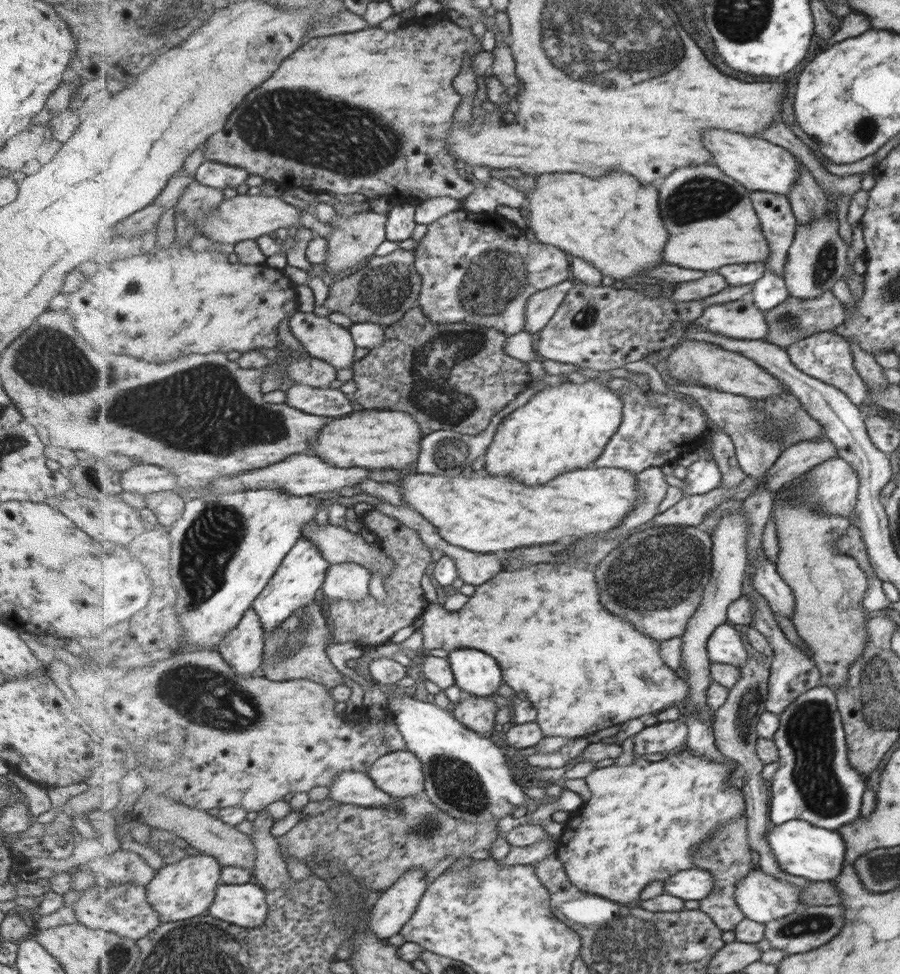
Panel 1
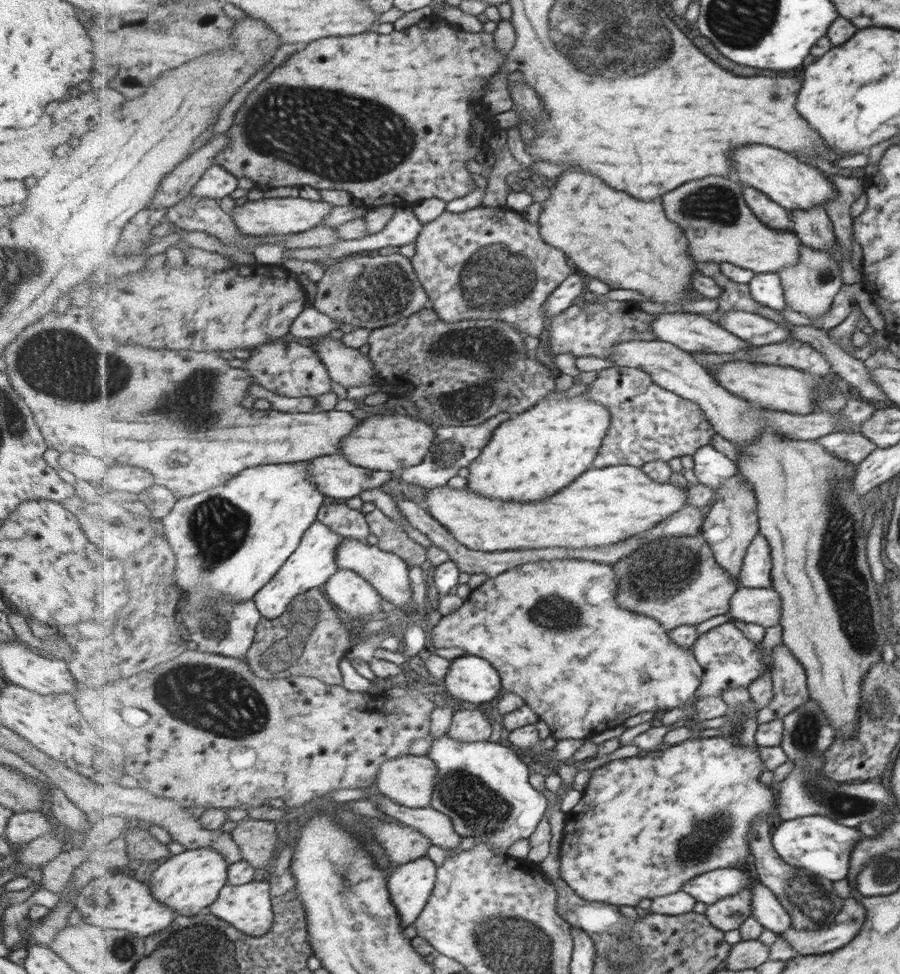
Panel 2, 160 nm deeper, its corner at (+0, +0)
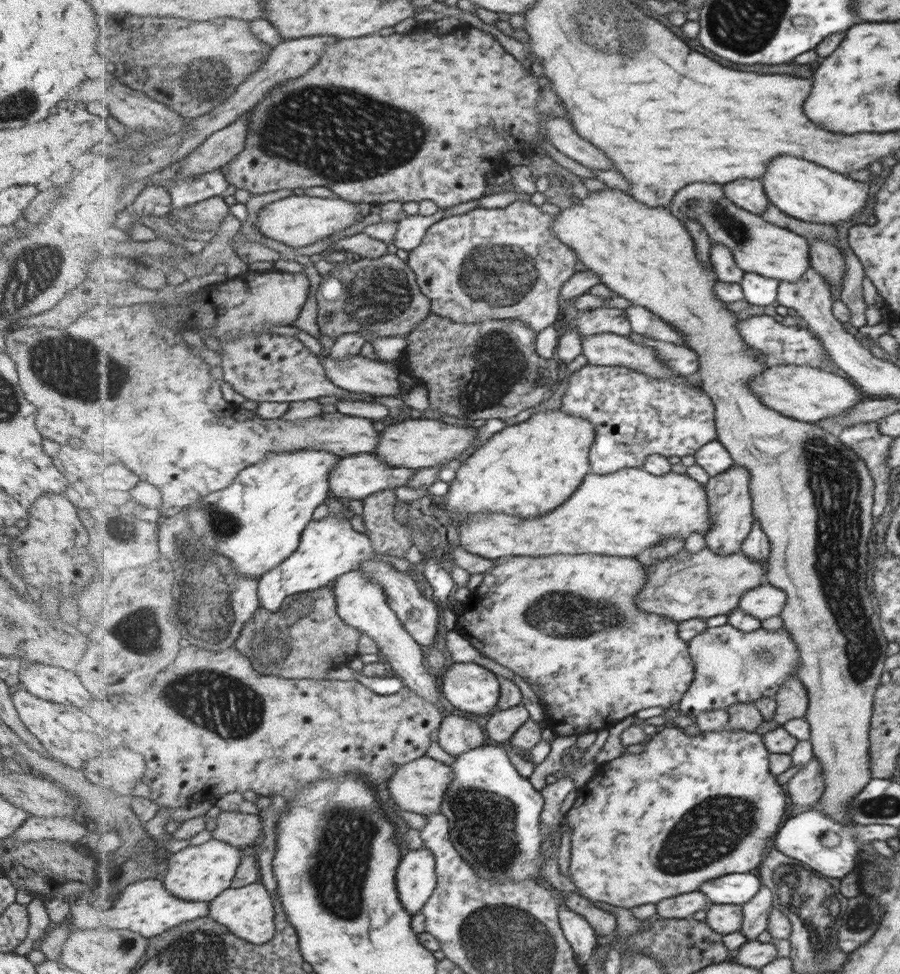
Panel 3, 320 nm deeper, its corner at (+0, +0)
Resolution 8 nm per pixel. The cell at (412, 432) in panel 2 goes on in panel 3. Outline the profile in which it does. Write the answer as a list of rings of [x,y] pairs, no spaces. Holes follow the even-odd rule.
[[[411,419],[395,421],[385,427],[378,448],[373,452],[388,465],[399,468],[423,469],[444,466],[458,460],[478,440],[478,428],[451,425],[438,419]]]

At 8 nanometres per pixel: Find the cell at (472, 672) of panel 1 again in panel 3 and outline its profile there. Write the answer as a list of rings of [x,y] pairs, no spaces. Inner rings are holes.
[[[451,663],[442,687],[444,697],[459,711],[487,716],[499,710],[501,678],[482,665]]]

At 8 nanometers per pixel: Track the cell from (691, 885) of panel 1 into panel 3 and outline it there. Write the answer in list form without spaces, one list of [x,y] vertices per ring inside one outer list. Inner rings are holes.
[[[733,872],[710,880],[700,888],[712,904],[745,904],[762,887],[762,879],[751,872]]]

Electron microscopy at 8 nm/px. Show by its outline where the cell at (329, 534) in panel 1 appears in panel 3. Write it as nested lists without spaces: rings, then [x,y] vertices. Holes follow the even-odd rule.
[[[370,560],[370,562],[364,562],[360,569],[365,571],[366,575],[376,583],[382,584],[386,588],[391,608],[397,613],[404,627],[420,645],[428,649],[431,644],[437,642],[440,609],[437,608],[437,603],[433,602],[433,600],[423,597],[423,591],[419,590],[419,585],[417,586],[413,576],[405,571],[399,572],[391,564],[383,561]]]

